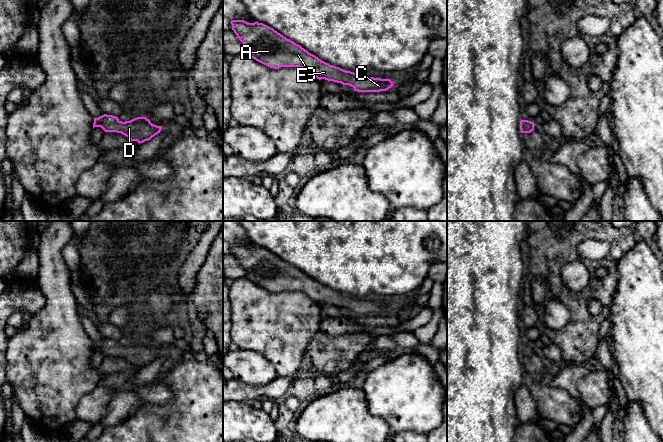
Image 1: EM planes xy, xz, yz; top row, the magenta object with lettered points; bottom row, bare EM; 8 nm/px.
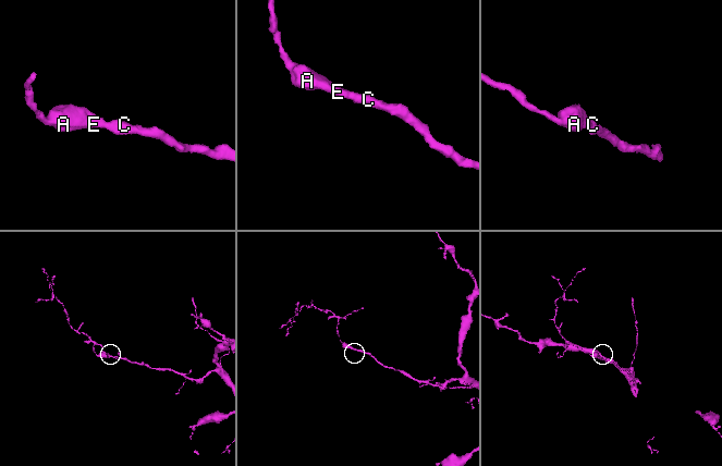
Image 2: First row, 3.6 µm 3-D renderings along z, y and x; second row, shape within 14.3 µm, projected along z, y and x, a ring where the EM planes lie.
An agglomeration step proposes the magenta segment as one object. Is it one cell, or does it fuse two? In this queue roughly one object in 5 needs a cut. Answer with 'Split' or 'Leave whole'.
Leave whole

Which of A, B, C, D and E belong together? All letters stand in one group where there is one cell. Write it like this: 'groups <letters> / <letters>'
groups A B C D E

